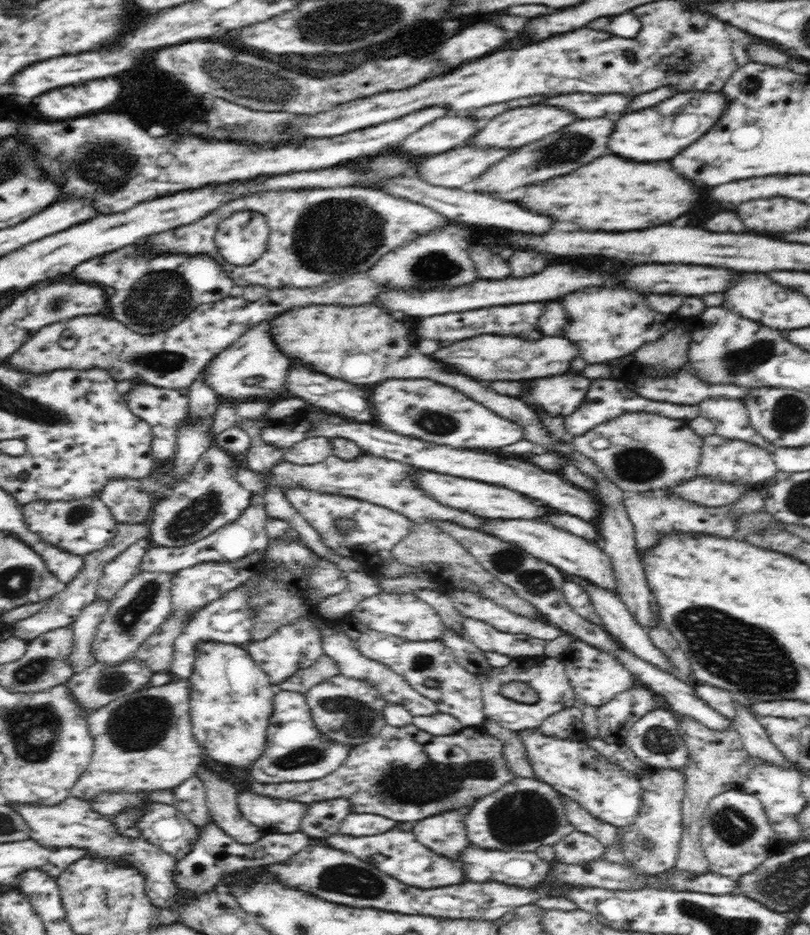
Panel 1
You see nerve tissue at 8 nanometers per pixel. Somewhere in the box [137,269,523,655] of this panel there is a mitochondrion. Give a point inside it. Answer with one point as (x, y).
(197, 515)

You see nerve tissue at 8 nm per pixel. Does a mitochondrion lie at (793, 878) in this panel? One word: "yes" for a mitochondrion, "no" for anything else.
yes

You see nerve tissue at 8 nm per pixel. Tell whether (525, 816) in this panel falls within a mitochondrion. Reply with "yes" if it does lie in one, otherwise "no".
yes

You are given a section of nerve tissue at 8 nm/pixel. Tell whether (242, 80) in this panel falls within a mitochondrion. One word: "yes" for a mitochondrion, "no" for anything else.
yes

